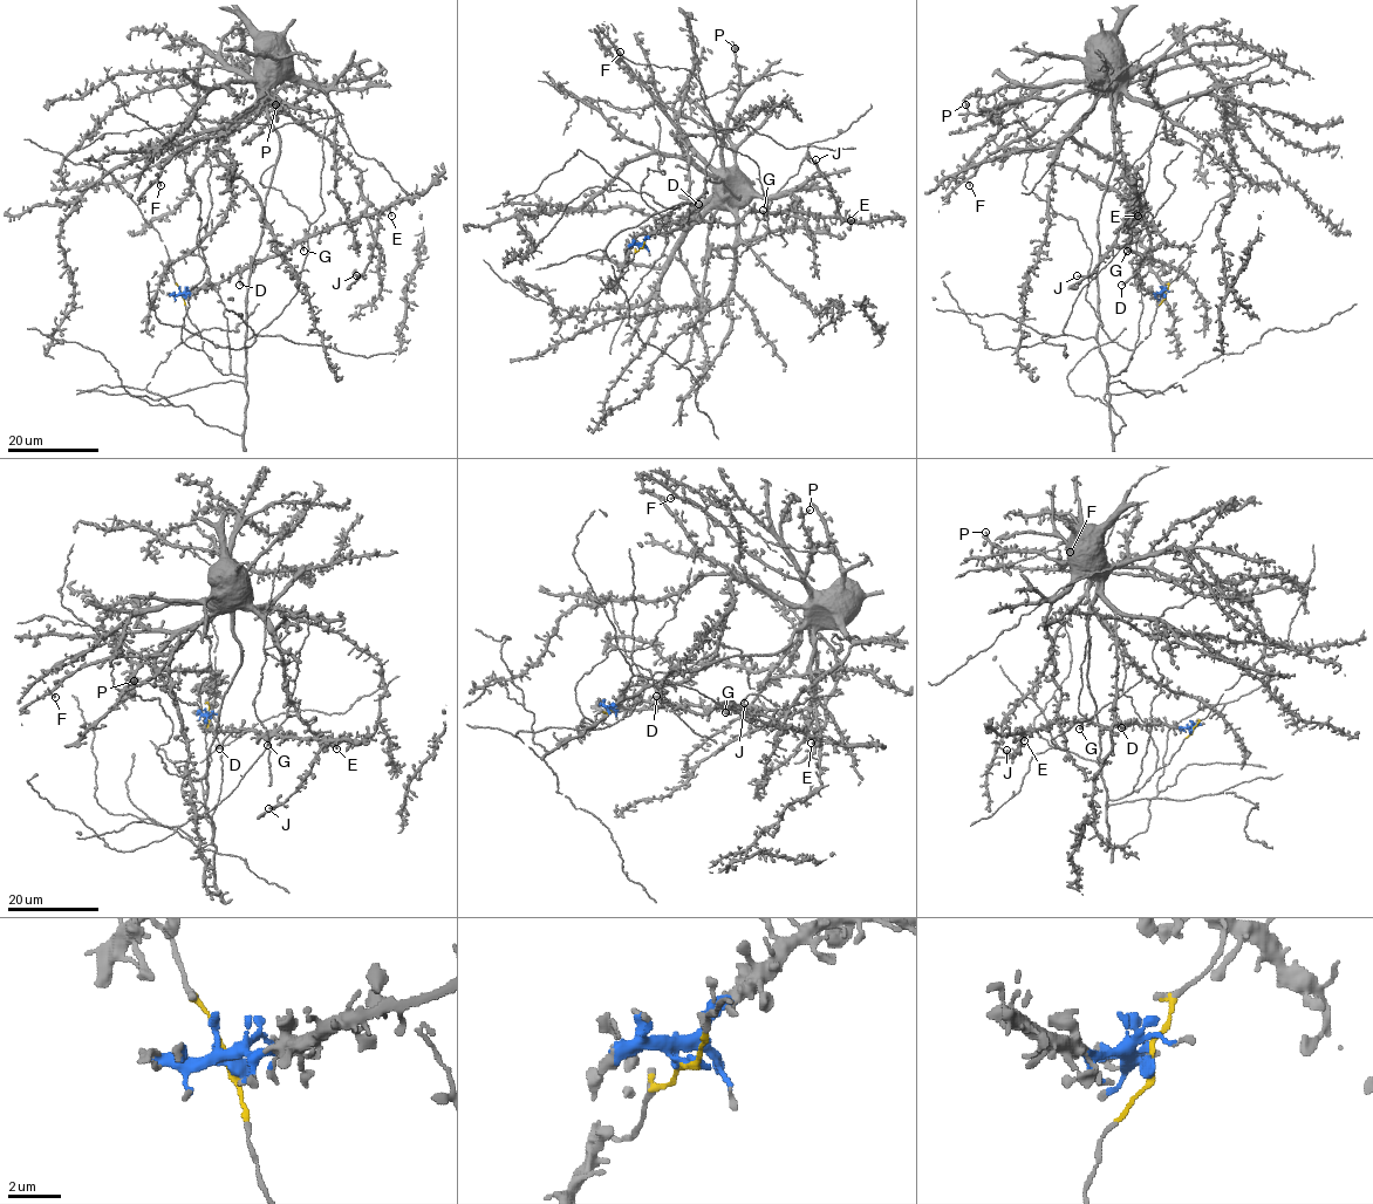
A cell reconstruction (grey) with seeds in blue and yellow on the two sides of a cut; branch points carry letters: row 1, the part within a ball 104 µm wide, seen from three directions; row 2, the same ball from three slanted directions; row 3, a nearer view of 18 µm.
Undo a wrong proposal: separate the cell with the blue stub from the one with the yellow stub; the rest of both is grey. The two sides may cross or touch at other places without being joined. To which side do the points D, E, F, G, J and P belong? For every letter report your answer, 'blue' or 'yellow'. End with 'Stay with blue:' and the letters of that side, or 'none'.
D: blue
E: blue
F: yellow
G: blue
J: blue
P: yellow
Stay with blue: D, E, G, J

